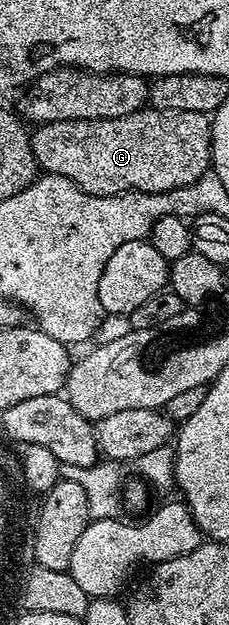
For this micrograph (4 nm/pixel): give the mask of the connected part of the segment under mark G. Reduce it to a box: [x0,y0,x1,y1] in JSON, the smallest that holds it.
[31,107,213,197]

